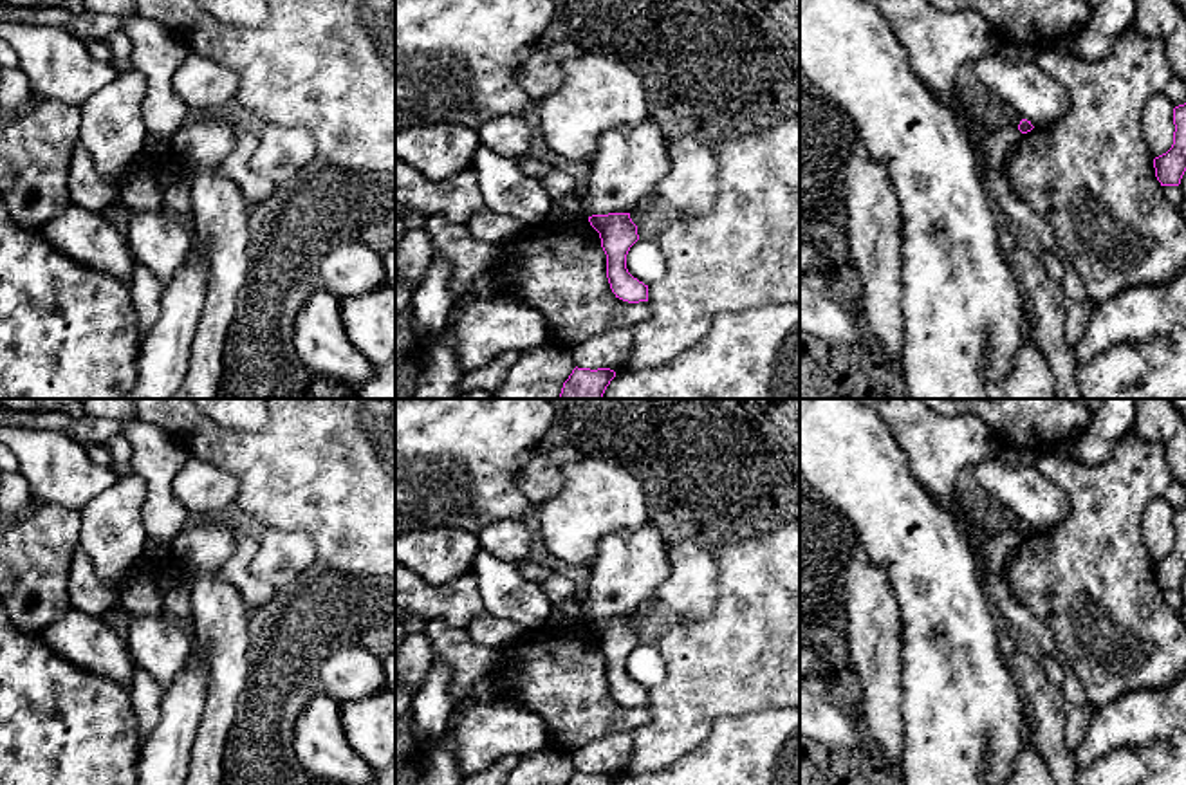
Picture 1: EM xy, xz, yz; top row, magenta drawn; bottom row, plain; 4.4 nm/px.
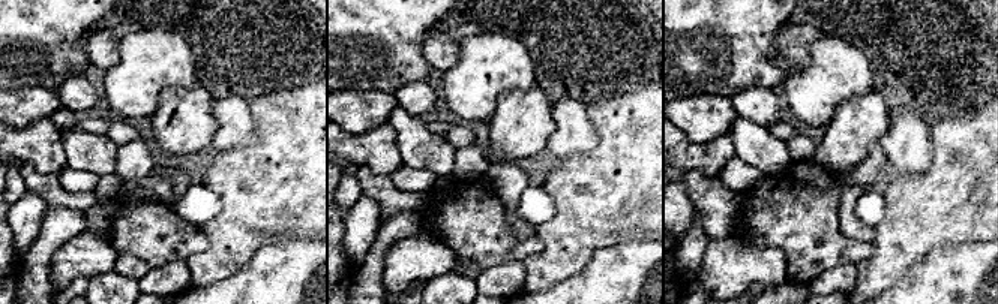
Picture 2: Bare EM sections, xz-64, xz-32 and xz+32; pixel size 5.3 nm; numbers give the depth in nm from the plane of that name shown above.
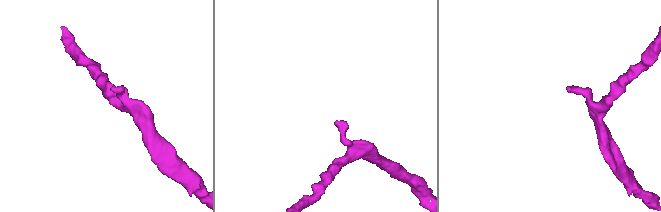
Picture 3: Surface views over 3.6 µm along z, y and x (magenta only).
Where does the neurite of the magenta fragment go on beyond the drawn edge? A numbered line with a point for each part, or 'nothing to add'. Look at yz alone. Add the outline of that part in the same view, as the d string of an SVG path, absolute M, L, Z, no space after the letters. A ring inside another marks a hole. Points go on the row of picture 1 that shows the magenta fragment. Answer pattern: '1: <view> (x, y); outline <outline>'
nothing to add

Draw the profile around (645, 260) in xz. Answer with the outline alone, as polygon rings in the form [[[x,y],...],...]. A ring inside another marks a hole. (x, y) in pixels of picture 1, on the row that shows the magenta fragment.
[[[639,238],[626,254],[626,269],[644,285],[652,285],[664,276],[666,256],[657,242]]]

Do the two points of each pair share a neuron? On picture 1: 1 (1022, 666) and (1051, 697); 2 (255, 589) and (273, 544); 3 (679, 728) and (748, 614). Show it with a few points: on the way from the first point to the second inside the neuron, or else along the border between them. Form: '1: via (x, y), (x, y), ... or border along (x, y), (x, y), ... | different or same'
1: via (1028, 674), (1044, 690) | same
2: border along (257, 540), (251, 571), (275, 589) | different
3: via (690, 699), (742, 643) | same

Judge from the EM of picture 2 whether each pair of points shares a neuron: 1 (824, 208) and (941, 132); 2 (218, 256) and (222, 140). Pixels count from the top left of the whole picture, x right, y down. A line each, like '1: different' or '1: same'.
1: different
2: different

